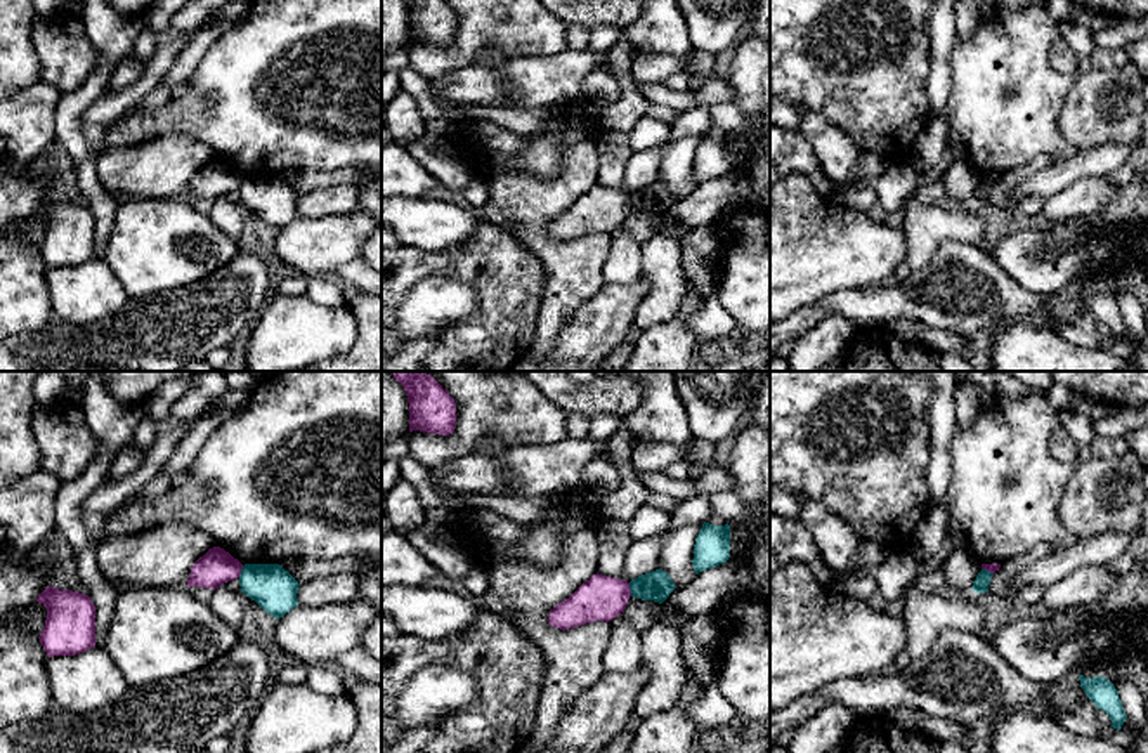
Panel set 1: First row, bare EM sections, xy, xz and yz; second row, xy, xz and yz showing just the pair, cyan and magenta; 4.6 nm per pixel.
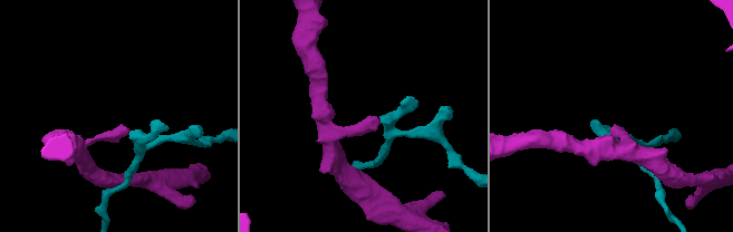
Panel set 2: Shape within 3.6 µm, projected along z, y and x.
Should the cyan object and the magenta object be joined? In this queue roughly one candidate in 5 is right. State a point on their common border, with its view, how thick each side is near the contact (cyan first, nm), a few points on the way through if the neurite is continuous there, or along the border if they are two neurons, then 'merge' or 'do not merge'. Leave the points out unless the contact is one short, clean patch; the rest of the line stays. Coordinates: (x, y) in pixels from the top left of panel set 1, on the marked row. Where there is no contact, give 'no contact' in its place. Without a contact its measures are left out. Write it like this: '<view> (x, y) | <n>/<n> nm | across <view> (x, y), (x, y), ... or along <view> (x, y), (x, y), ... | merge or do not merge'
xz (630, 589) | 140/200 nm | along xz (628, 583), (632, 595) | do not merge

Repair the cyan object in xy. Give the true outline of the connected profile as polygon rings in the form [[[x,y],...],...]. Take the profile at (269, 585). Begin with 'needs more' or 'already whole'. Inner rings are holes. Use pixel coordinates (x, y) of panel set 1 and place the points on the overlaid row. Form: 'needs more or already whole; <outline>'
already whole; [[[245,564],[239,586],[246,597],[276,619],[298,606],[300,583],[279,564]]]

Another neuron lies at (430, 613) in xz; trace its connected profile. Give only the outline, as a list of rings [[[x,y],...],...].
[[[383,586],[382,612],[390,616],[399,633],[437,640],[468,630],[479,618],[479,600],[451,590],[423,586]]]

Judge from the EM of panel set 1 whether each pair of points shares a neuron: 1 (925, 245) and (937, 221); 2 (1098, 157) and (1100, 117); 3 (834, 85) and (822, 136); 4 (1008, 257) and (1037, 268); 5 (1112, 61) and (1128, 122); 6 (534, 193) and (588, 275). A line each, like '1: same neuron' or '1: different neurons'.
1: same neuron
2: different neurons
3: different neurons
4: same neuron
5: different neurons
6: same neuron

